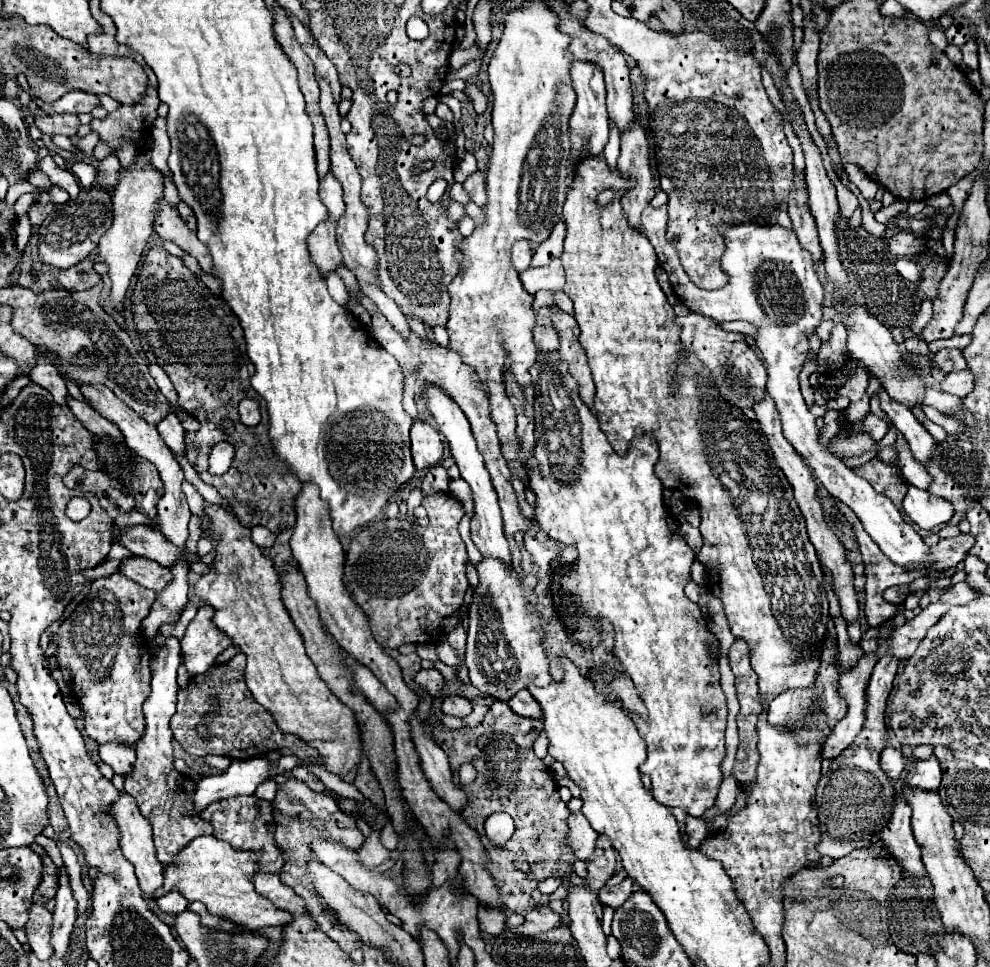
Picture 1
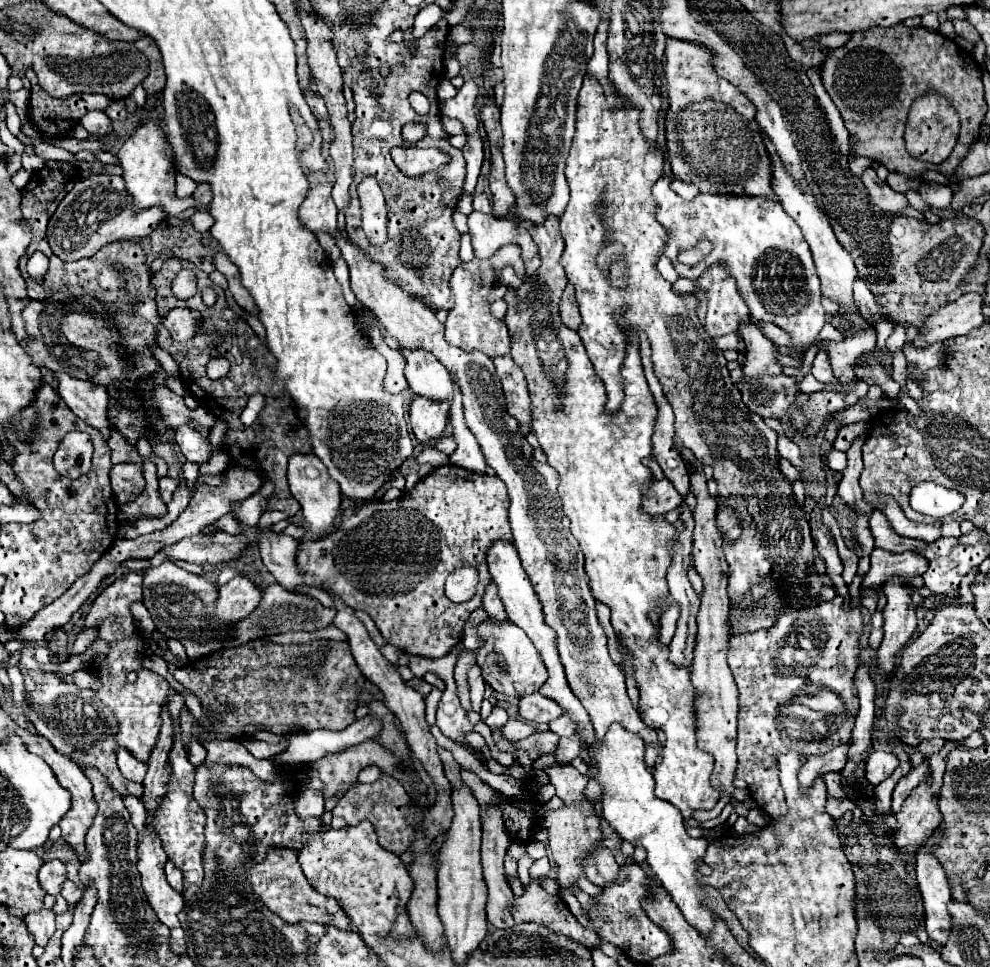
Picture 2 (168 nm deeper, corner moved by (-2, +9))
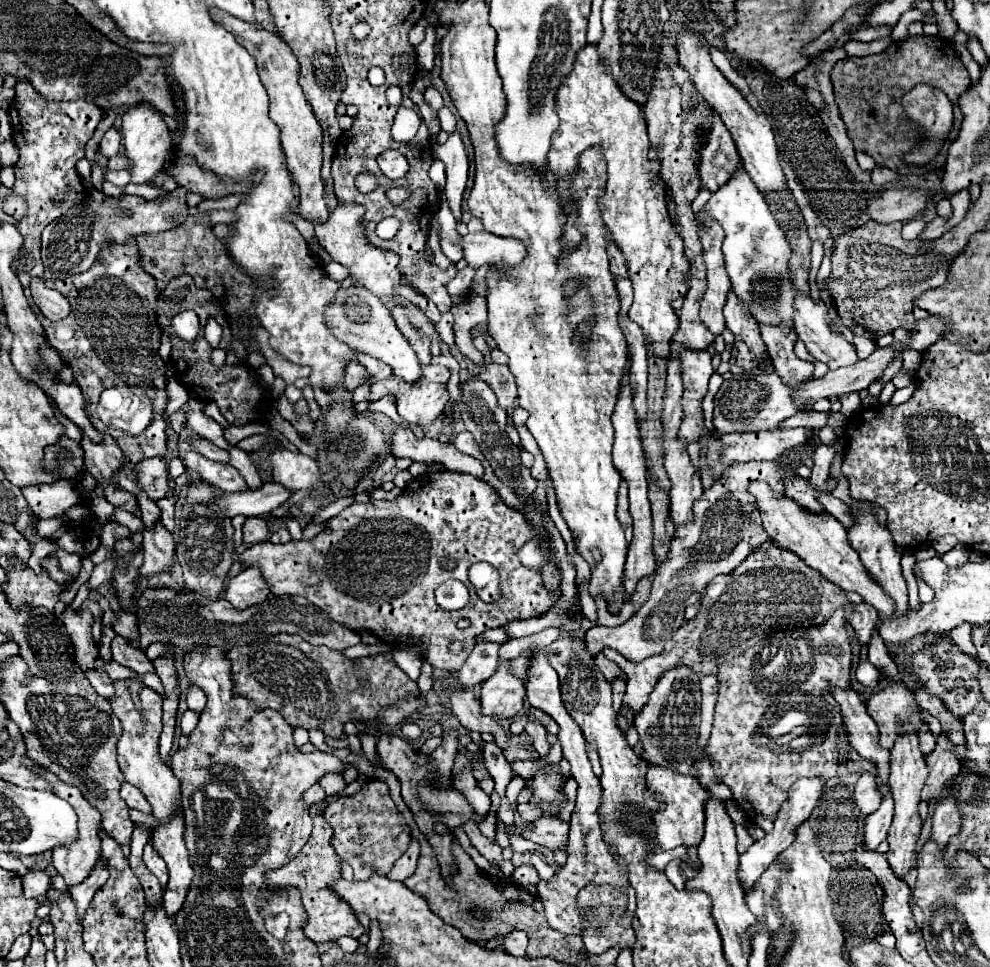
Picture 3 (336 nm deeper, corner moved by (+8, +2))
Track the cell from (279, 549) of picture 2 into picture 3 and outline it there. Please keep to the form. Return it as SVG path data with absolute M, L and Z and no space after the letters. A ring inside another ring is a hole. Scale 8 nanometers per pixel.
M248 517L244 527L242 527L242 533L244 533L244 543L262 543L268 539L268 525L262 517Z

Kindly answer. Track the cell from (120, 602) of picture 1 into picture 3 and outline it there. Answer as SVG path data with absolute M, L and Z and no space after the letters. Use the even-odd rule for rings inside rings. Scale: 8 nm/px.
M116 681L116 699L110 699L112 709L116 717L122 721L122 737L118 739L118 763L128 783L136 785L146 801L152 805L152 815L162 823L176 813L176 805L180 803L180 779L172 773L172 769L160 759L158 751L158 739L162 733L162 697L152 691L150 687L144 687L140 693L140 701L144 707L144 721L142 713L134 707L132 697L128 693L128 681Z

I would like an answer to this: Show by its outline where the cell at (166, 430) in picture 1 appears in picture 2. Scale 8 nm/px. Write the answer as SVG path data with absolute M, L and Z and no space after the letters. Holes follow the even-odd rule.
M178 426L178 430L174 432L176 432L176 444L188 462L196 462L196 464L208 462L212 450L208 448L208 444L202 440L202 436L194 428Z

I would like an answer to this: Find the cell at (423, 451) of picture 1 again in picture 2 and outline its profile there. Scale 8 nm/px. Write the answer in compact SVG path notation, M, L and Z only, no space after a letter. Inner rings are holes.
M416 396L410 404L410 426L418 442L436 442L444 436L448 422L448 402L432 402Z

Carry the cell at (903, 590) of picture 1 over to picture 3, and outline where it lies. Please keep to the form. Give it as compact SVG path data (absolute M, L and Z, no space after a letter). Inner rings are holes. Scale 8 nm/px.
M881 619L878 620L877 627L872 634L870 643L867 647L868 660L877 669L882 669L889 678L898 678L898 668L888 655L884 641L879 635L880 623L882 623Z

